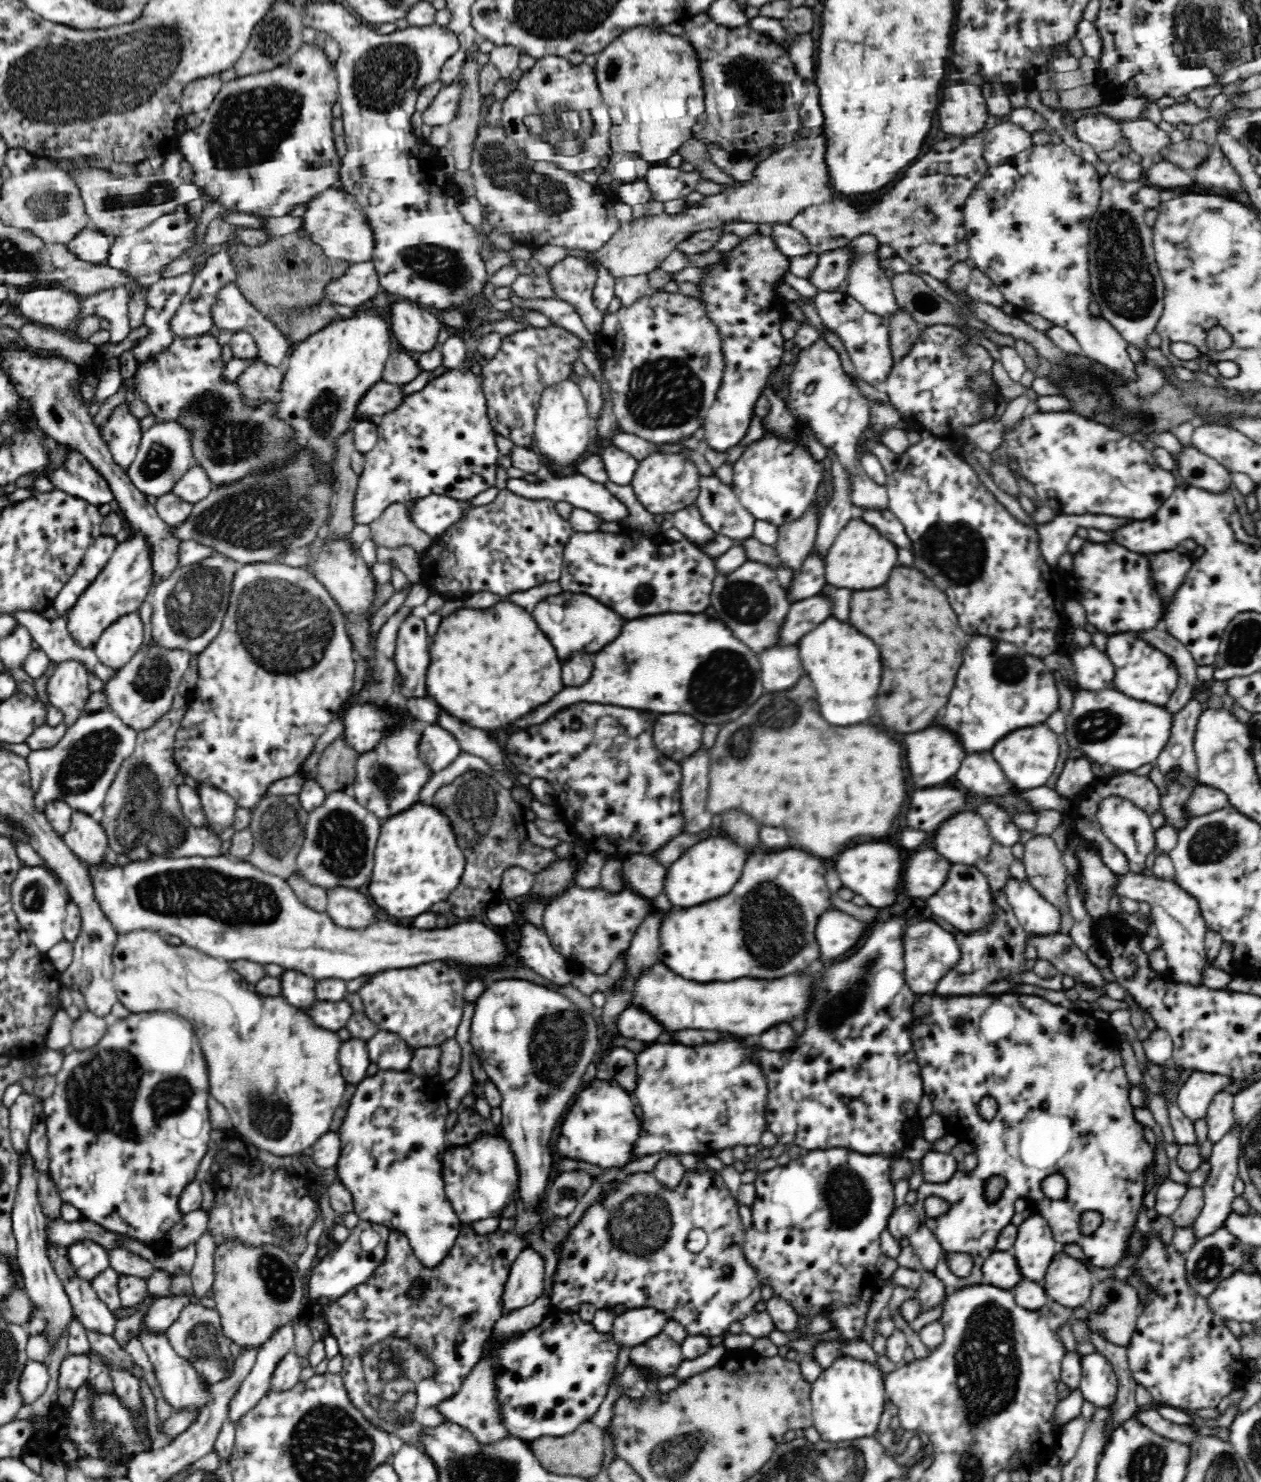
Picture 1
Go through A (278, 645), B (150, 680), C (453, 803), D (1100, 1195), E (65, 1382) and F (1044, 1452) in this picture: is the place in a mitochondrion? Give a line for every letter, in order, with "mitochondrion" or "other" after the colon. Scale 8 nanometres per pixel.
A: mitochondrion
B: mitochondrion
C: mitochondrion
D: other
E: other
F: other

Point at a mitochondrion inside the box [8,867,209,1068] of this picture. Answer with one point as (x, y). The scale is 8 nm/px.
(34, 896)

